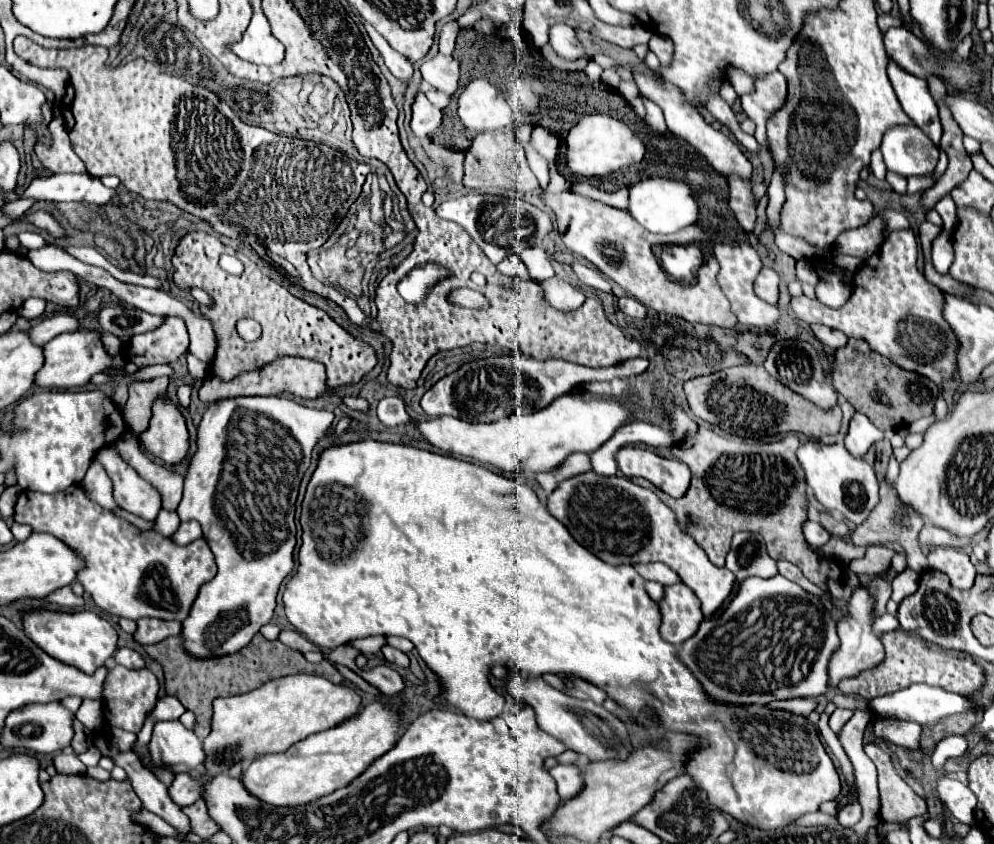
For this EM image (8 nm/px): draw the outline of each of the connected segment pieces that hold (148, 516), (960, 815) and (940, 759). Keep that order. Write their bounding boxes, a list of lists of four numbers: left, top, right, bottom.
[[96,447,162,521],[938,777,976,825],[932,734,967,771]]

